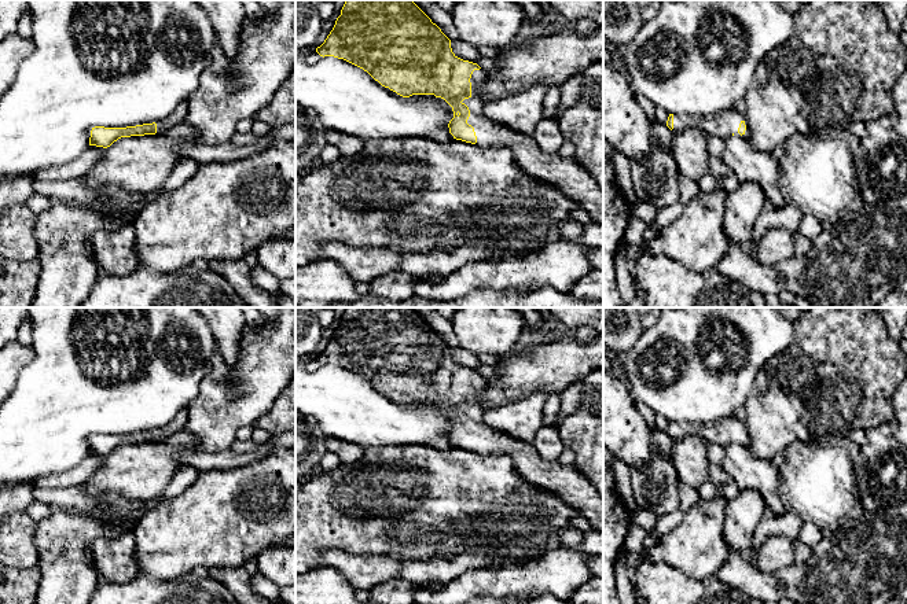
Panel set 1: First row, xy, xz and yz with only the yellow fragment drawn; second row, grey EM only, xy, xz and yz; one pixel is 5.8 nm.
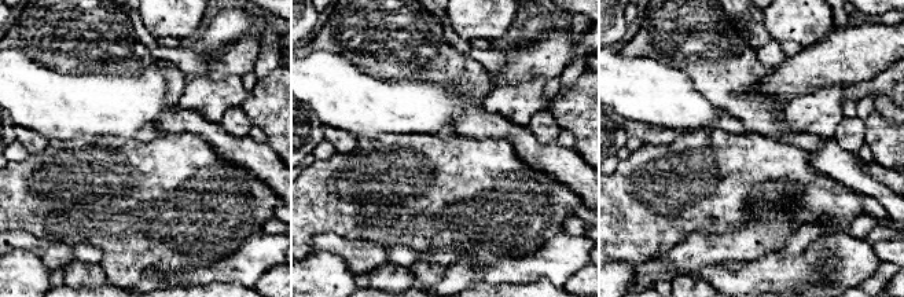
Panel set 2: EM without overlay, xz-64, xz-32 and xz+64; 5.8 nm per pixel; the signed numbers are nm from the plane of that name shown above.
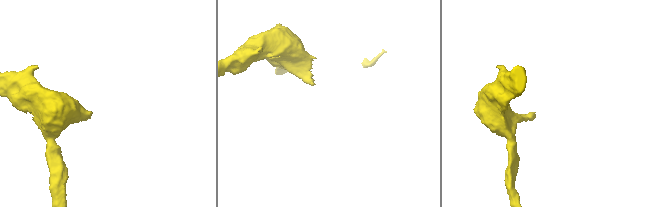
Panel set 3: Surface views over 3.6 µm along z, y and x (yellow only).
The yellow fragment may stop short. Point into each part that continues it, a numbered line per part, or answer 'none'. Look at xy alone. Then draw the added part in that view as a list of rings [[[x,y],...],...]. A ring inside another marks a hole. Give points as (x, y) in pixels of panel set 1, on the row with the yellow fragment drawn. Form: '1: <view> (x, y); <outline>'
1: xy (177, 117); [[[181,102],[175,111],[169,115],[166,122],[157,124],[157,133],[164,132],[169,125],[183,124],[188,111],[188,103]]]

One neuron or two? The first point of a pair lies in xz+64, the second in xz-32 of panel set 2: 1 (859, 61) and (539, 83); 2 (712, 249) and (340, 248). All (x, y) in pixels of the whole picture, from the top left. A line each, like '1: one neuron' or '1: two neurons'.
1: two neurons
2: one neuron

